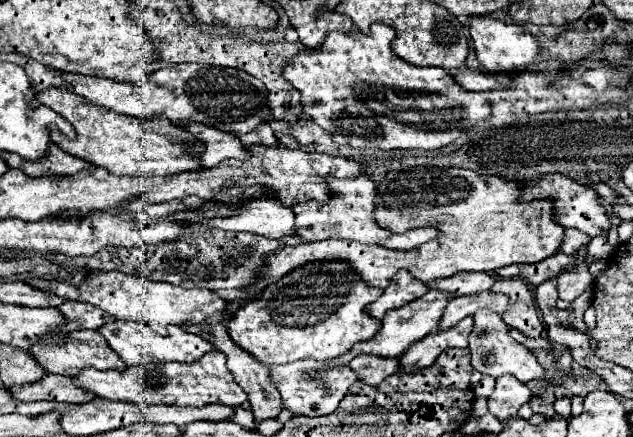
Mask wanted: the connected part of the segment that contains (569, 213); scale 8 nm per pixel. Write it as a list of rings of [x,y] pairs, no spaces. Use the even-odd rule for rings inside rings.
[[[551,174],[541,178],[537,184],[525,184],[525,194],[523,200],[533,200],[533,198],[553,198],[555,200],[555,220],[559,220],[561,226],[565,228],[577,228],[581,232],[585,232],[587,236],[595,238],[595,236],[603,236],[611,230],[611,218],[605,212],[605,206],[599,202],[597,192],[589,186],[583,186],[567,176],[561,174]]]

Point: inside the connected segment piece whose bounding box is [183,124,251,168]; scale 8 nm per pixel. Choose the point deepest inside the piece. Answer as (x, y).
(220, 145)

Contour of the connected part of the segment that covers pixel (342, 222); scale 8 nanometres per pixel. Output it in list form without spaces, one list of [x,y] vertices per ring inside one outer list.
[[[359,176],[359,178],[329,178],[327,180],[329,190],[335,192],[337,196],[327,202],[327,204],[319,204],[315,200],[309,200],[305,204],[297,204],[293,208],[297,220],[295,220],[295,228],[297,234],[309,242],[313,240],[329,240],[329,238],[339,238],[339,240],[355,240],[361,244],[379,244],[391,250],[411,250],[417,248],[423,242],[433,240],[435,236],[439,236],[437,228],[413,228],[407,230],[405,234],[395,234],[387,228],[381,228],[375,220],[375,182],[367,176]]]

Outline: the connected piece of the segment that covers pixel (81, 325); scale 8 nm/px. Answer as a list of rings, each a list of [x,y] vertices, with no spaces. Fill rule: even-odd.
[[[65,302],[59,306],[59,310],[67,318],[67,330],[97,330],[99,326],[107,322],[115,322],[115,316],[107,316],[101,308],[95,308],[93,304],[83,304],[83,302]]]

